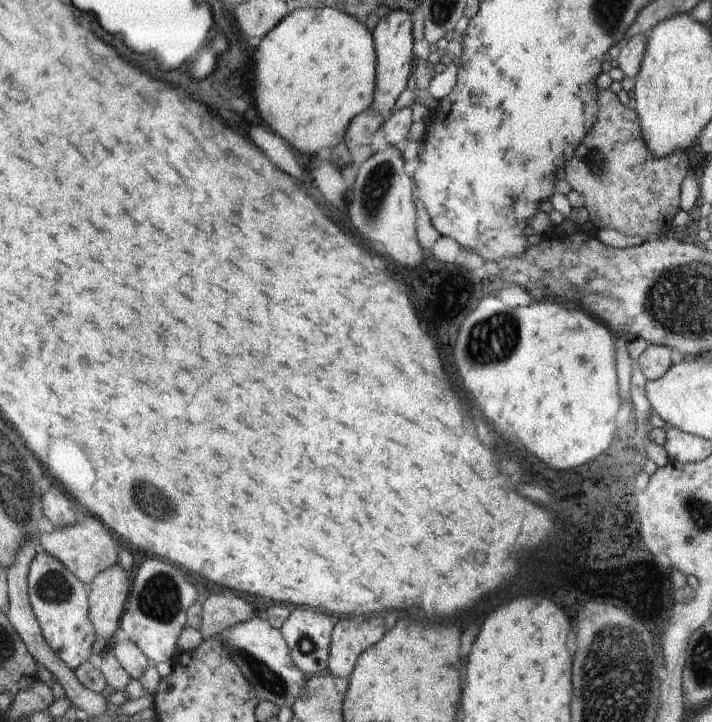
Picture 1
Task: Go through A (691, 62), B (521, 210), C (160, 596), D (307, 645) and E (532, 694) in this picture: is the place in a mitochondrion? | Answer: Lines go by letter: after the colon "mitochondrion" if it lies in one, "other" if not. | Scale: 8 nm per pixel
A: other
B: other
C: mitochondrion
D: mitochondrion
E: other

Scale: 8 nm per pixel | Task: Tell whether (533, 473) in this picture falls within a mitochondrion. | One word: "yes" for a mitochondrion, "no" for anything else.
no

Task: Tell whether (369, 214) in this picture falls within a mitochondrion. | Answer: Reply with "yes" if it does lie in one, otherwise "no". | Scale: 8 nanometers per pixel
yes

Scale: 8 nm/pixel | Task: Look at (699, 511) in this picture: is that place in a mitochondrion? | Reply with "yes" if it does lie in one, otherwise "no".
yes

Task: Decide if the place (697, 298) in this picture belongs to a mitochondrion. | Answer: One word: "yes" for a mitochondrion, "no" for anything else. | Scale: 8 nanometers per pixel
yes

